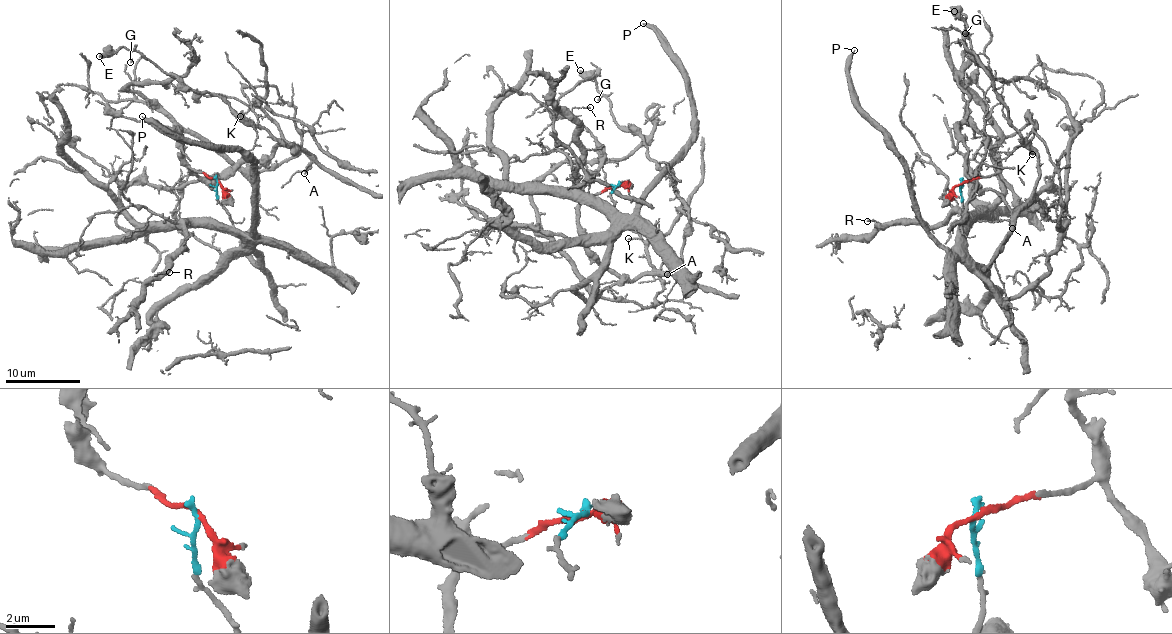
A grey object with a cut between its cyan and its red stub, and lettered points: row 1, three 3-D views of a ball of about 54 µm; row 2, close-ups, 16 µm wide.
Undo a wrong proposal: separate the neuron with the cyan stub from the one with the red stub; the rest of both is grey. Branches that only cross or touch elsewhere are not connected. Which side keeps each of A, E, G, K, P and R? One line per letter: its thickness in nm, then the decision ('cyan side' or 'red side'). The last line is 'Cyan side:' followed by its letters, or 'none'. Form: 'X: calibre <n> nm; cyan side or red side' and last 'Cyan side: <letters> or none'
A: calibre 220 nm; red side
E: calibre 380 nm; red side
G: calibre 130 nm; red side
K: calibre 130 nm; red side
P: calibre 240 nm; cyan side
R: calibre 120 nm; cyan side
Cyan side: P, R

